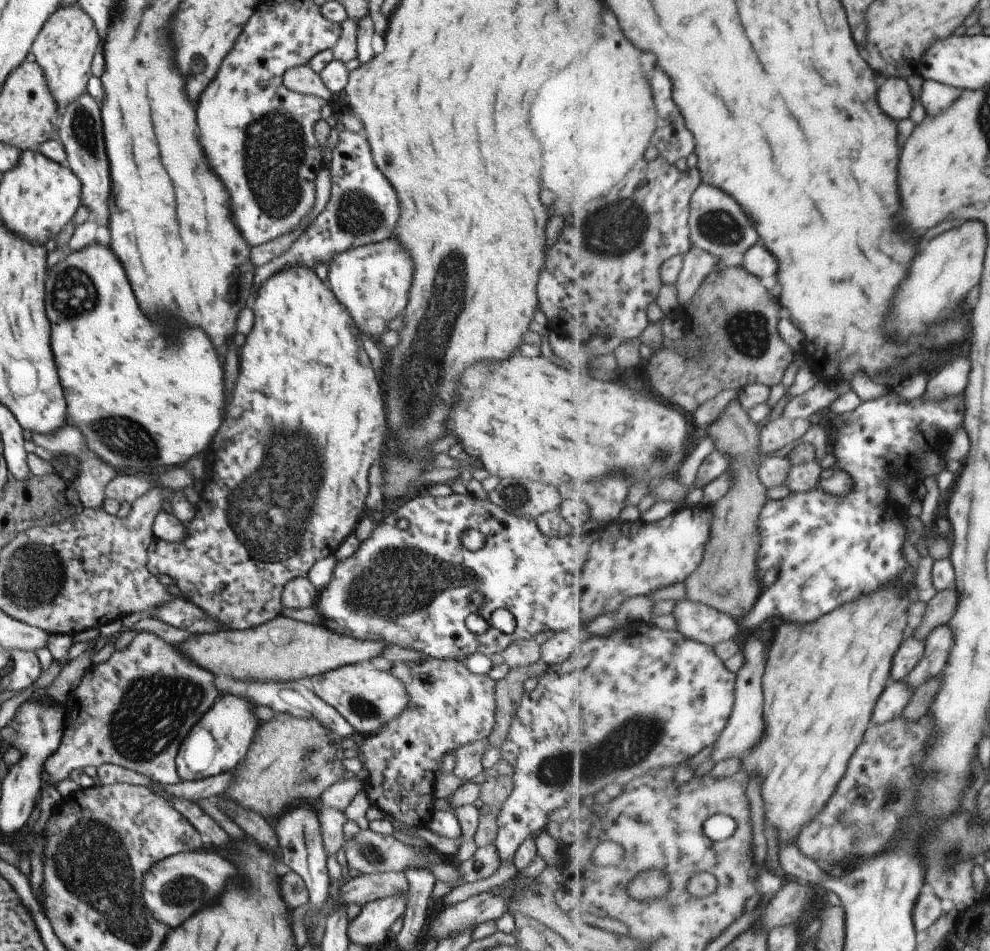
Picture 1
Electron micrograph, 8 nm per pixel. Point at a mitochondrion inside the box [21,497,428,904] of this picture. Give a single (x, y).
(152, 714)

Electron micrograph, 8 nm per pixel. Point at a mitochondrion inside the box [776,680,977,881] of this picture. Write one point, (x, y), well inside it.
(870, 833)

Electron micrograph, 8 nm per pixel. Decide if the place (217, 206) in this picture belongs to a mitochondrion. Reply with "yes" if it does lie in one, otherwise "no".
no

